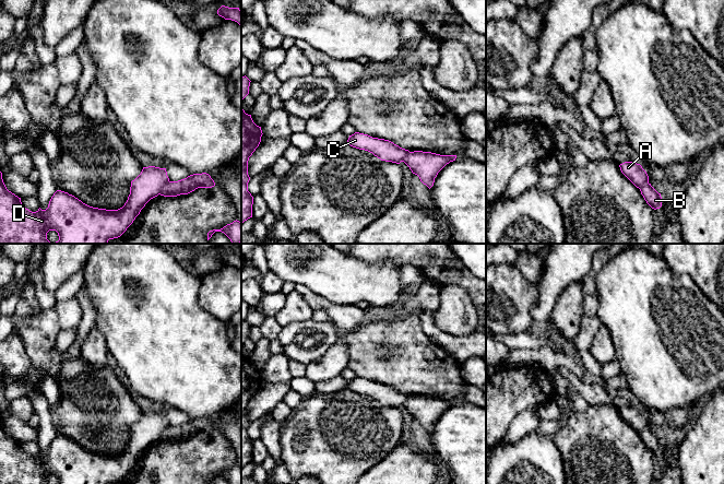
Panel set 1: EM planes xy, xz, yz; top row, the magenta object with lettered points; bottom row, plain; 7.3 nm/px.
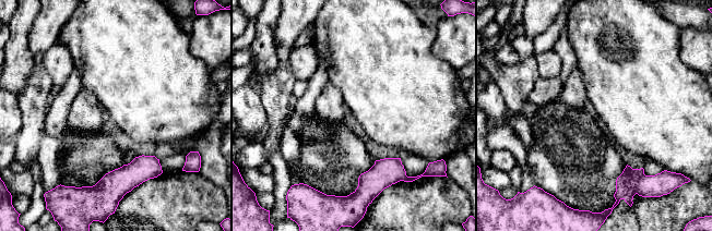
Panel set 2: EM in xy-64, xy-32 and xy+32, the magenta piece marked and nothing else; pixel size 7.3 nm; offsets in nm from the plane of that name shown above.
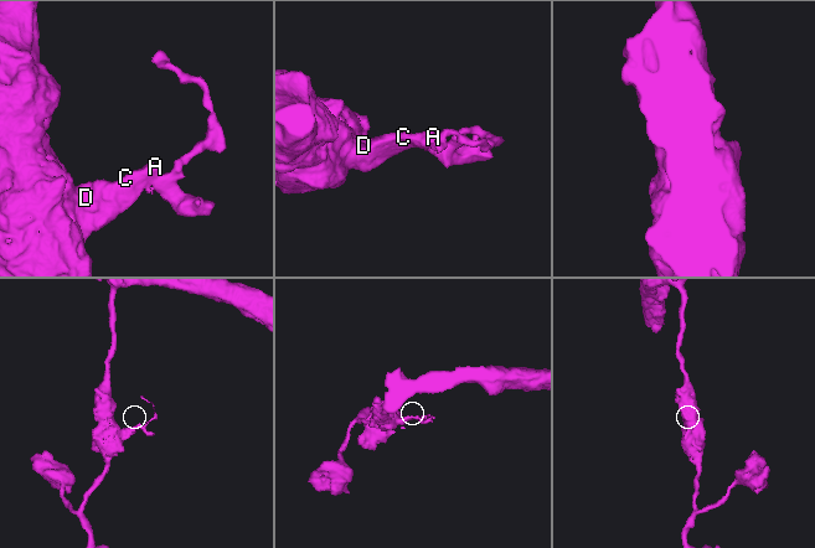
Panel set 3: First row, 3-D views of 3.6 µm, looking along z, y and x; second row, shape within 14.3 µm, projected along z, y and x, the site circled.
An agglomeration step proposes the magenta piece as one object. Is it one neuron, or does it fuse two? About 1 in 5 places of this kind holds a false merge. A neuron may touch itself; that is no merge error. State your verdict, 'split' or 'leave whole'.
split

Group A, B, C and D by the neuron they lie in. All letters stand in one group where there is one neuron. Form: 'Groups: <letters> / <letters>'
Groups: A C D / B

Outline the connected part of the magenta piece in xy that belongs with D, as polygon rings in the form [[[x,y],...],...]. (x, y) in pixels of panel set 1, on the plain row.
[[[143,412],[141,418],[131,426],[127,447],[118,455],[93,452],[68,437],[57,435],[46,455],[39,452],[36,457],[32,457],[22,449],[21,442],[7,434],[0,416],[0,484],[47,484],[49,475],[56,475],[59,484],[118,483],[133,468],[145,449],[159,439],[168,426],[166,413]]]

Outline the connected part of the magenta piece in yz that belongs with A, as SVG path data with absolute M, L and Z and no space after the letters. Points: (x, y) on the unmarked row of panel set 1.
M625 406L619 410L621 417L639 434L649 427L649 421L640 409Z

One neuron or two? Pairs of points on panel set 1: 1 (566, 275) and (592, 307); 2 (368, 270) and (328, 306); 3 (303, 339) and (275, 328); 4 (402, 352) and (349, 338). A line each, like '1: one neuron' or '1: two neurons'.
1: two neurons
2: two neurons
3: two neurons
4: one neuron

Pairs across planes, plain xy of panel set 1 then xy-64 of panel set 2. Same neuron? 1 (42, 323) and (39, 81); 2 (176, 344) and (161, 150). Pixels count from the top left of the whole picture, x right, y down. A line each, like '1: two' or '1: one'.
1: one
2: two

